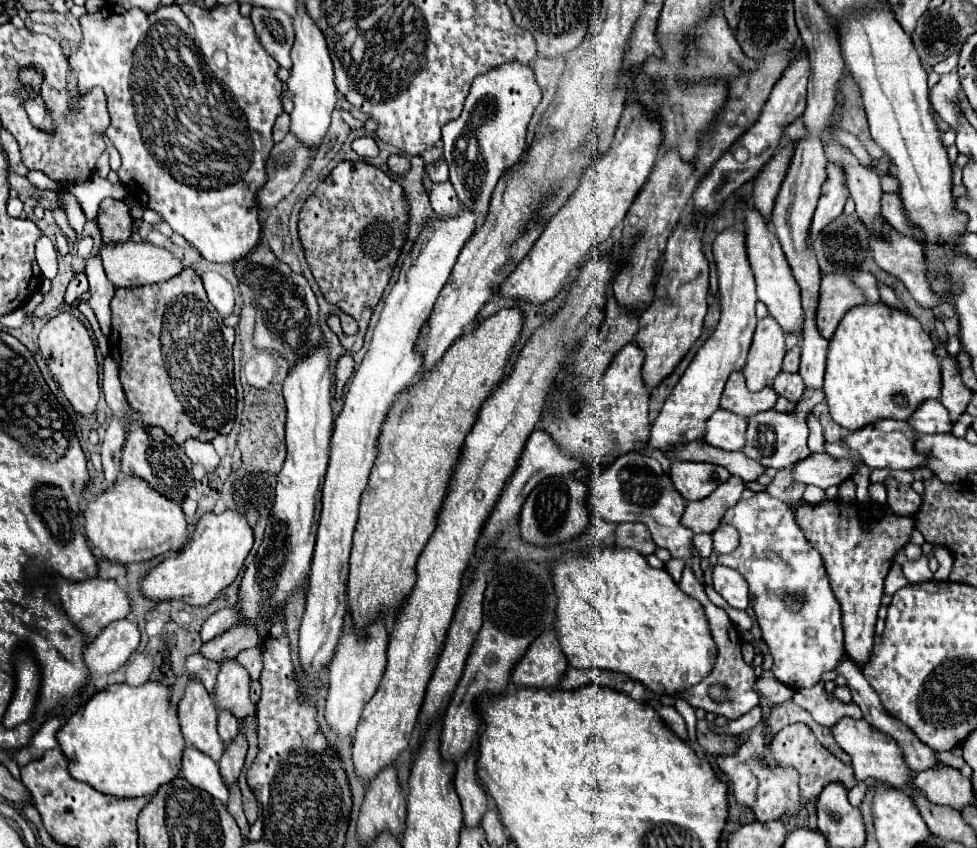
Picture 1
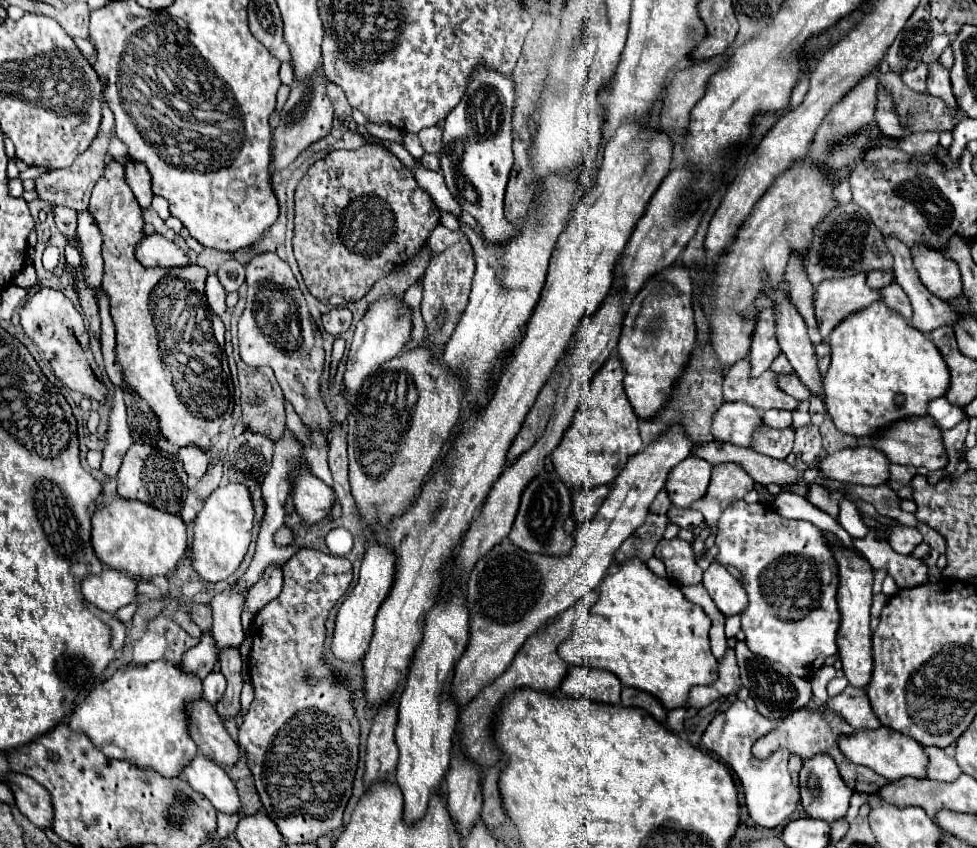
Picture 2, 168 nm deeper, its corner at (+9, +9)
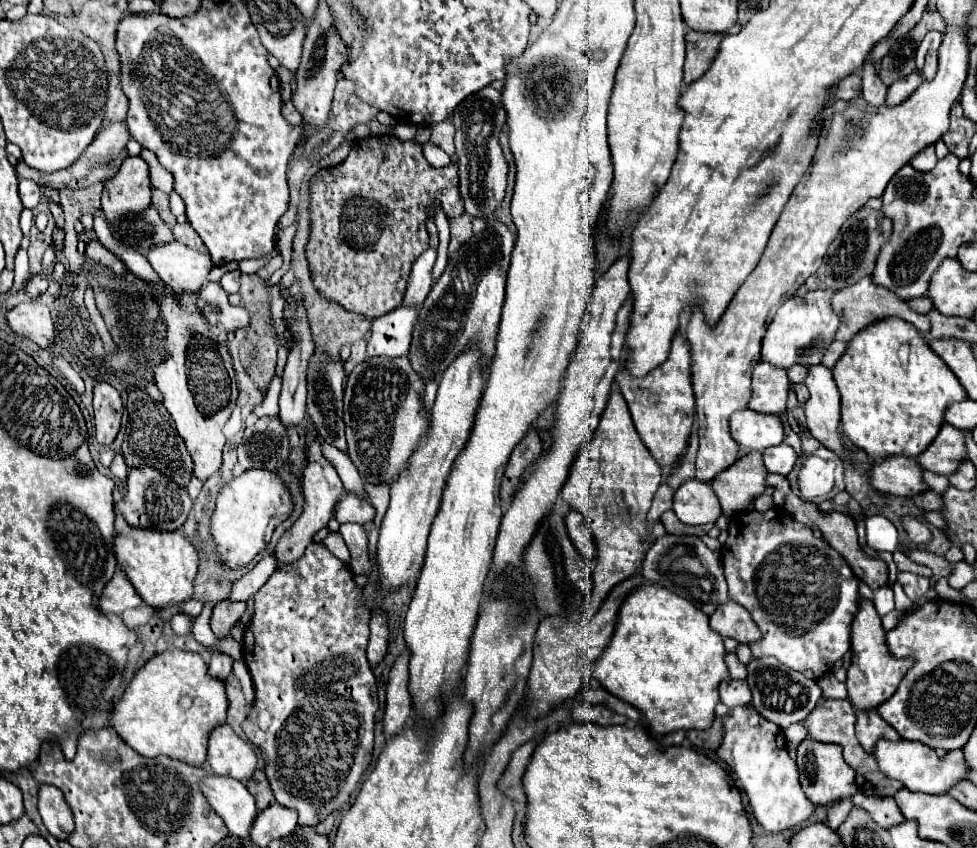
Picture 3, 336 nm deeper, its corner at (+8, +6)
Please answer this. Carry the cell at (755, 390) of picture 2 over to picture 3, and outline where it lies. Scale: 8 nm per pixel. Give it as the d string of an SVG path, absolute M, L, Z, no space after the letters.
M761 361L753 371L753 397L749 409L757 413L783 413L787 403L787 369L775 369Z

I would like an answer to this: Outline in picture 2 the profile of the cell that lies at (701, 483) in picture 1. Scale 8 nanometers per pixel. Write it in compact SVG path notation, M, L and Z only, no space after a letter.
M688 456L684 462L670 470L666 480L666 492L674 506L688 508L694 500L706 494L710 484L712 464L698 456Z

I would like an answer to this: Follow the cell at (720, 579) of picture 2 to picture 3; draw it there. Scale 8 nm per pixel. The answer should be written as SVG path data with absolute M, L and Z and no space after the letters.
M727 601L711 615L711 629L715 629L721 637L731 637L739 643L751 645L759 641L761 633L747 609L743 609L735 601Z

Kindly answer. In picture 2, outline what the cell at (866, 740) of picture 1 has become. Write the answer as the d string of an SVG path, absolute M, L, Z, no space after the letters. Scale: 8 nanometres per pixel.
M880 726L878 730L856 730L854 734L844 734L838 738L838 746L850 762L868 766L876 774L884 776L886 780L898 780L906 776L926 778L928 758L922 752L922 746L914 738L904 736L896 730L890 730L888 726Z

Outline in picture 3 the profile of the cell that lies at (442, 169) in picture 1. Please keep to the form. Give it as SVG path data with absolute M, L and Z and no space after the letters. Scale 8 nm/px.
M425 141L421 147L423 147L423 157L429 161L429 165L433 165L433 167L445 167L447 163L451 163L451 157L441 147L437 147L435 143Z

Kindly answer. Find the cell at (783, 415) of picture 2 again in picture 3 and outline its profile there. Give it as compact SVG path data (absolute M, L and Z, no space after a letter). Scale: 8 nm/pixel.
M781 415L781 417L783 417L783 423L785 423L785 443L791 445L797 455L801 455L801 439L799 439L799 435L789 427L787 417L785 417L785 415Z

